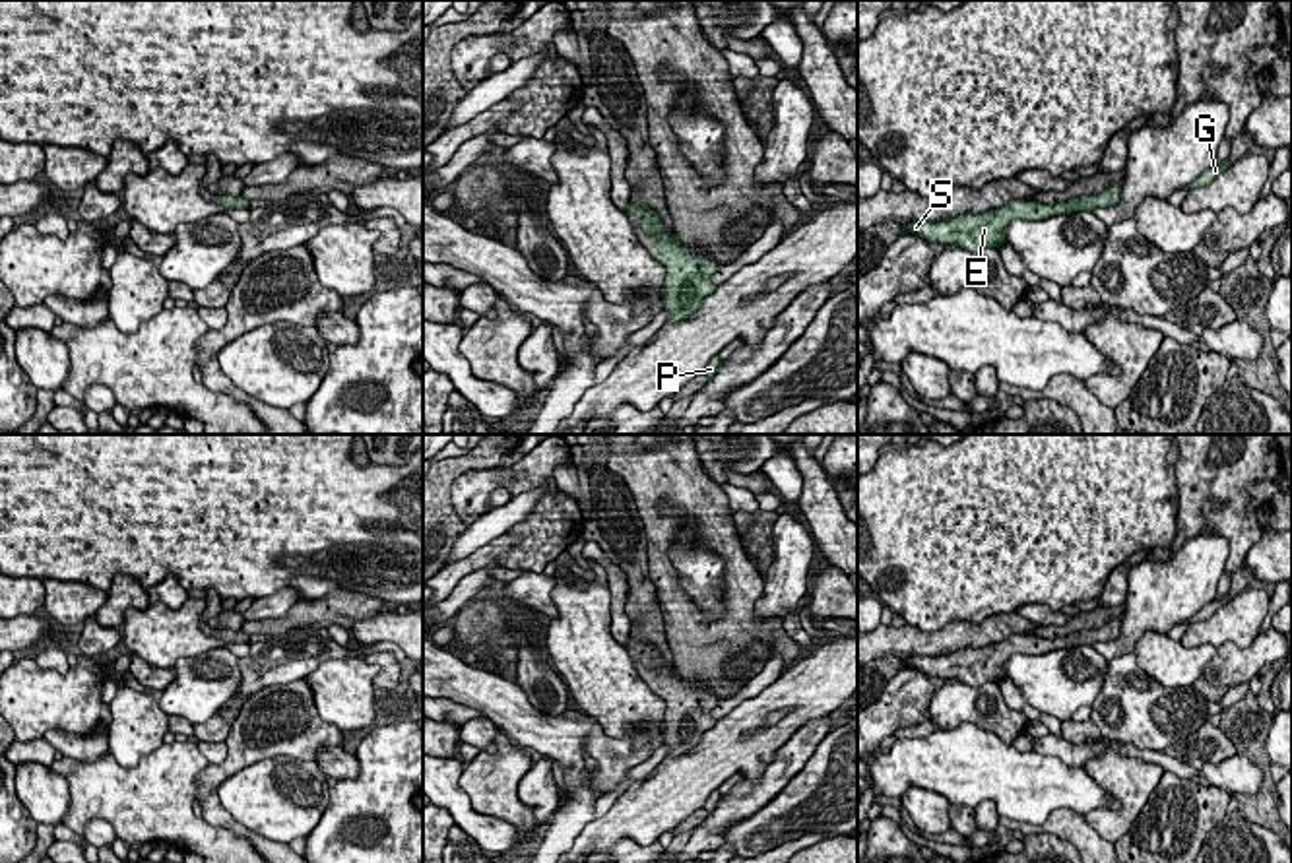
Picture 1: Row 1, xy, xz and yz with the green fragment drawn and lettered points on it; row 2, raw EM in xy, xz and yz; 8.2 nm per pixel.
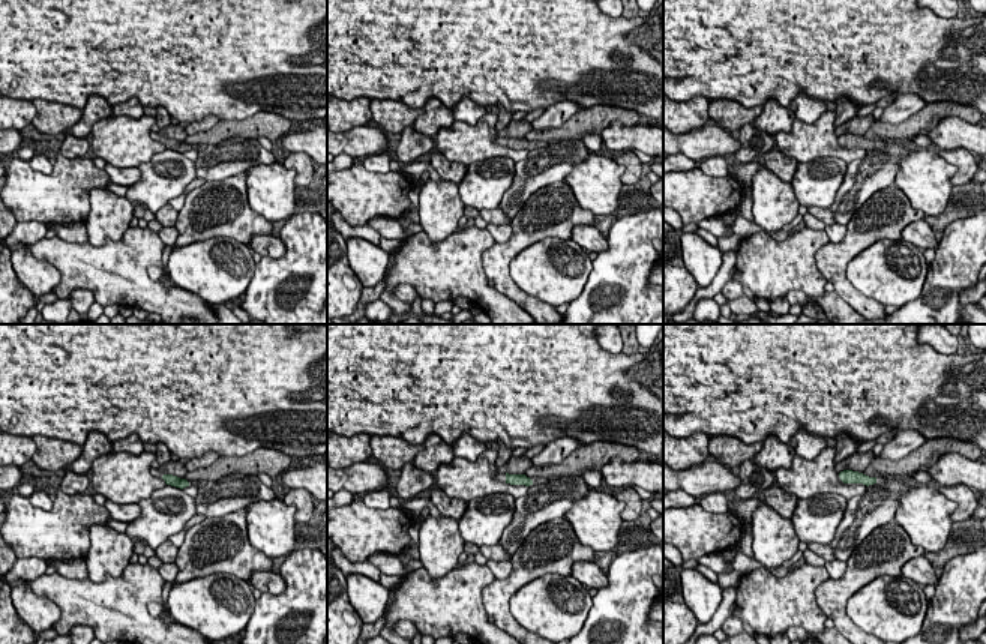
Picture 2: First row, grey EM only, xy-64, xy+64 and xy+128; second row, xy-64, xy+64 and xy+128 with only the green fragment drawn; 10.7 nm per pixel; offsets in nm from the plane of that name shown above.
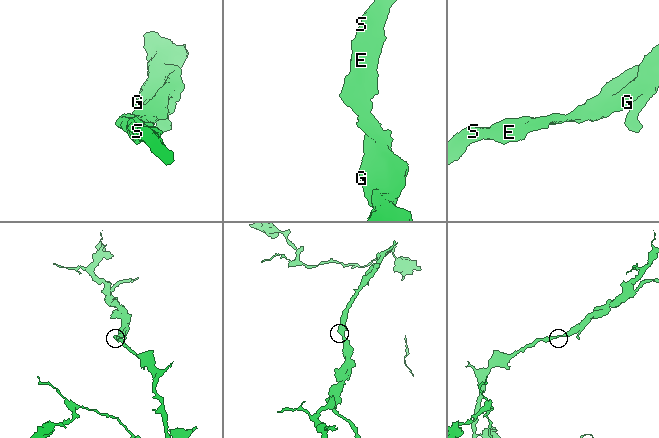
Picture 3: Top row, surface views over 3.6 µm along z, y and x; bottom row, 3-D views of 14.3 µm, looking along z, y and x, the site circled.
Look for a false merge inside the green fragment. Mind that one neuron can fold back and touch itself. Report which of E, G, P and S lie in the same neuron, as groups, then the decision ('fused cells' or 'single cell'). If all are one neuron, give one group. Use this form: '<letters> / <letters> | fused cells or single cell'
E G P S | single cell

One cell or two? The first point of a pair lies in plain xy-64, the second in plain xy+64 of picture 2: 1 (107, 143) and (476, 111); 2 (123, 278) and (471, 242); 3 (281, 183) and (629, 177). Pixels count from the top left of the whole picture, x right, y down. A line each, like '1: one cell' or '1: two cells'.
1: two cells
2: one cell
3: two cells

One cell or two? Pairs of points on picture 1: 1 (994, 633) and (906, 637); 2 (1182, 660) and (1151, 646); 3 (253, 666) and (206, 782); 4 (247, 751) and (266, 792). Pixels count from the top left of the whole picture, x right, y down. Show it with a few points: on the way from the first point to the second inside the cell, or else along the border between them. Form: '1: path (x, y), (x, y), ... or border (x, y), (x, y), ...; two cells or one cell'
1: path (972, 635), (928, 640); one cell
2: path (1174, 660), (1164, 660), (1159, 654); one cell
3: border (258, 689), (243, 703), (239, 714), (229, 724); two cells
4: border (297, 757), (251, 763), (216, 790); two cells

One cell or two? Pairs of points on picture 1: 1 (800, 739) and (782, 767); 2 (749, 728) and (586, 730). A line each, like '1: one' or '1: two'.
1: one
2: two

